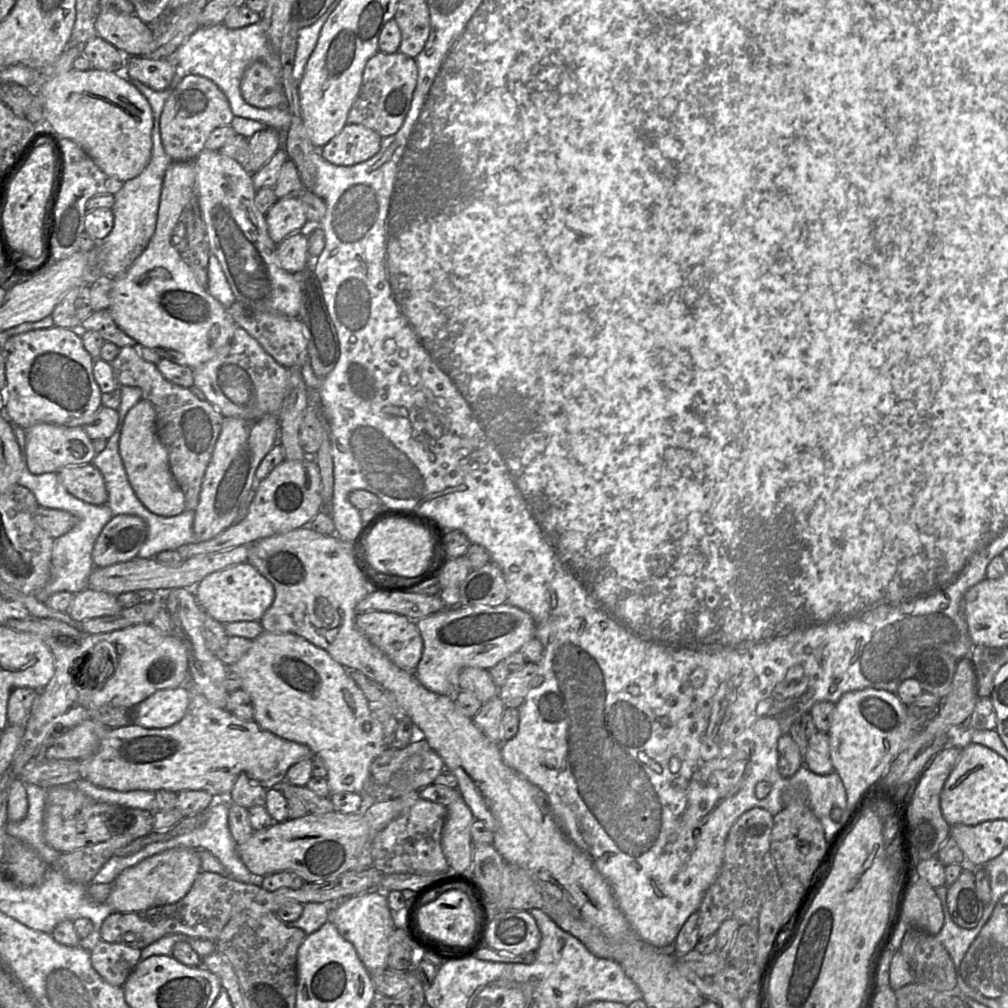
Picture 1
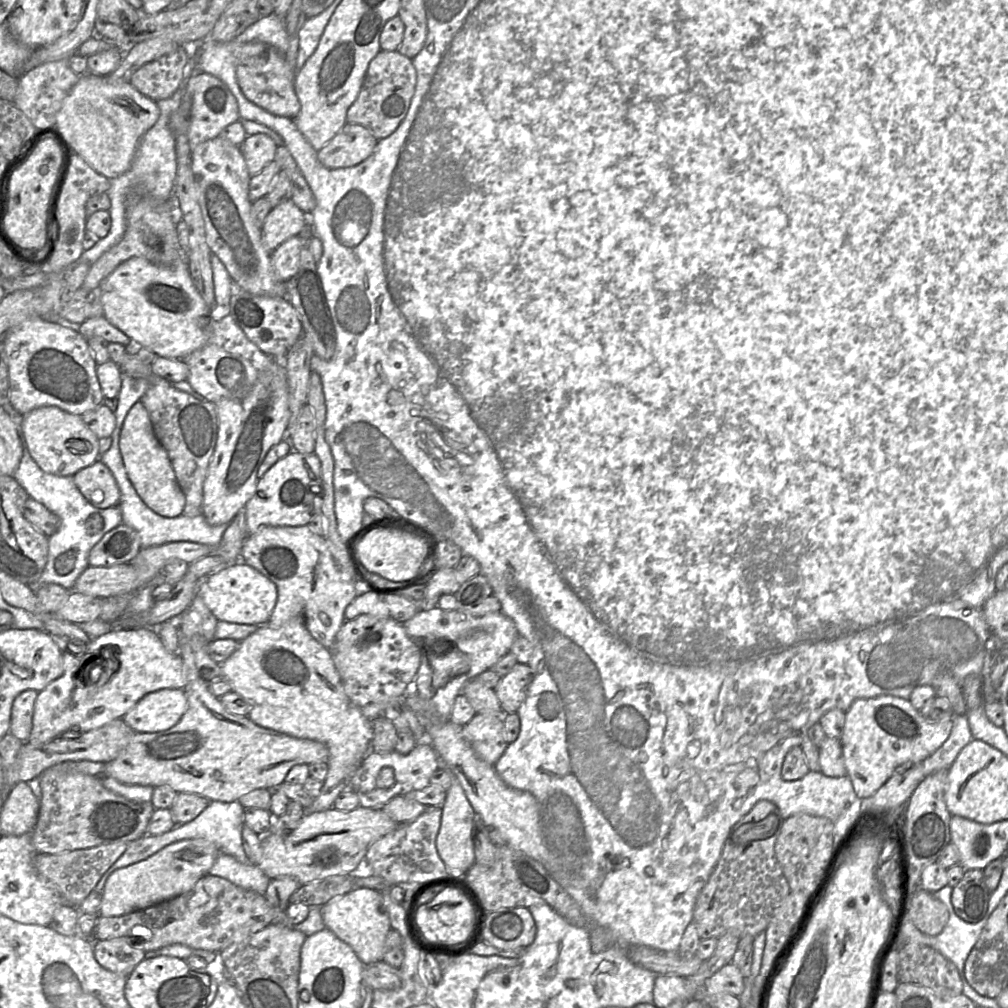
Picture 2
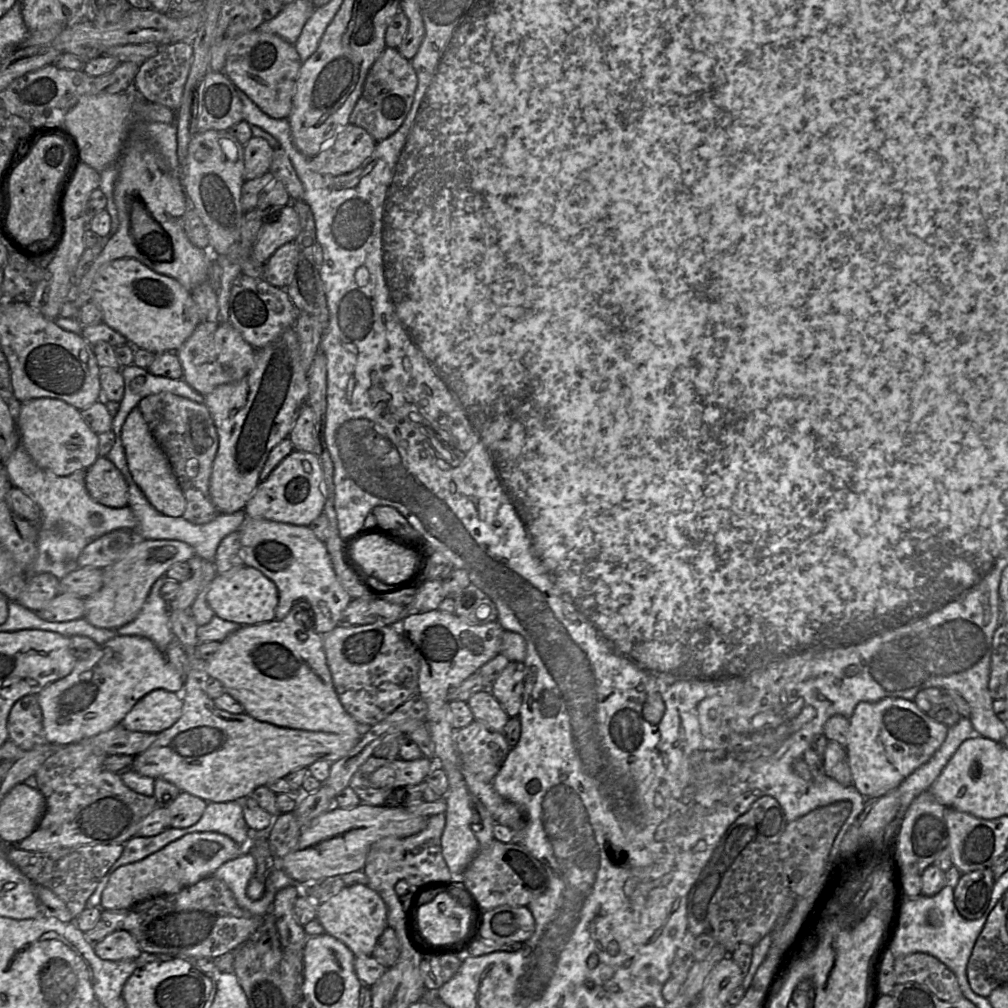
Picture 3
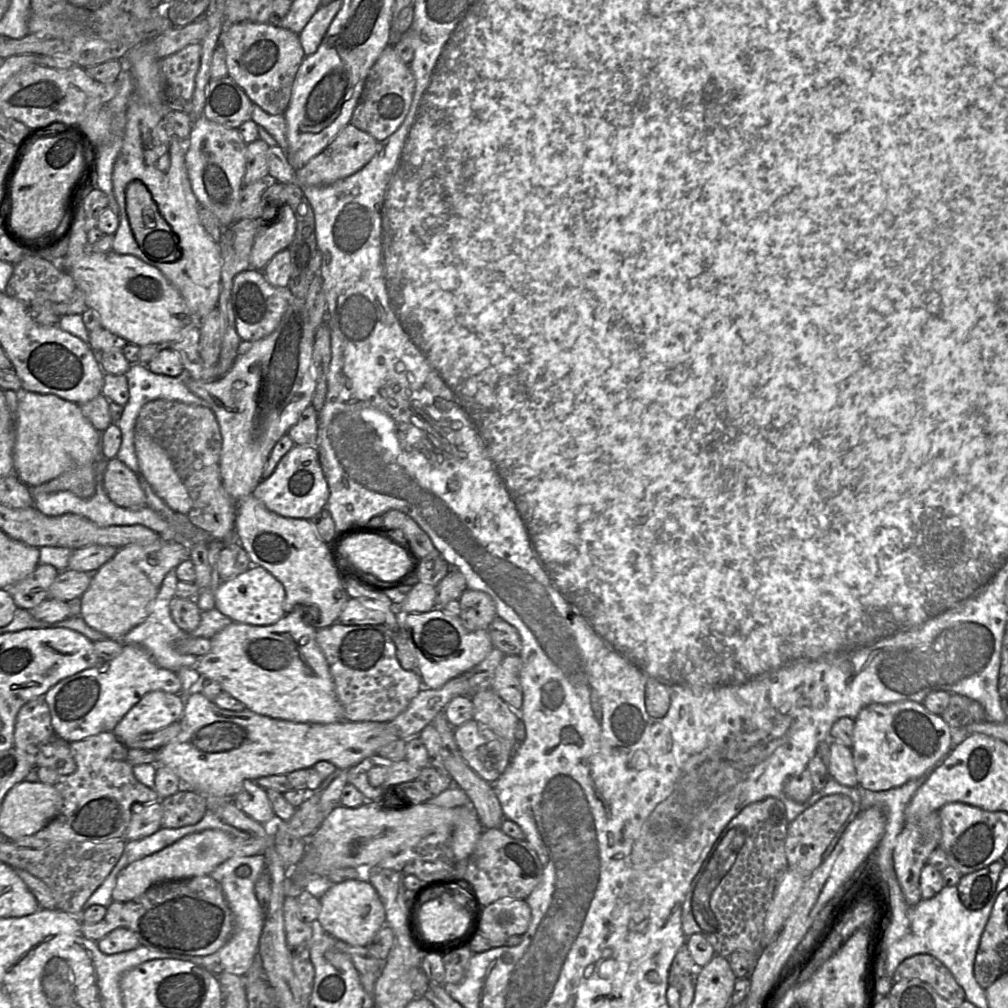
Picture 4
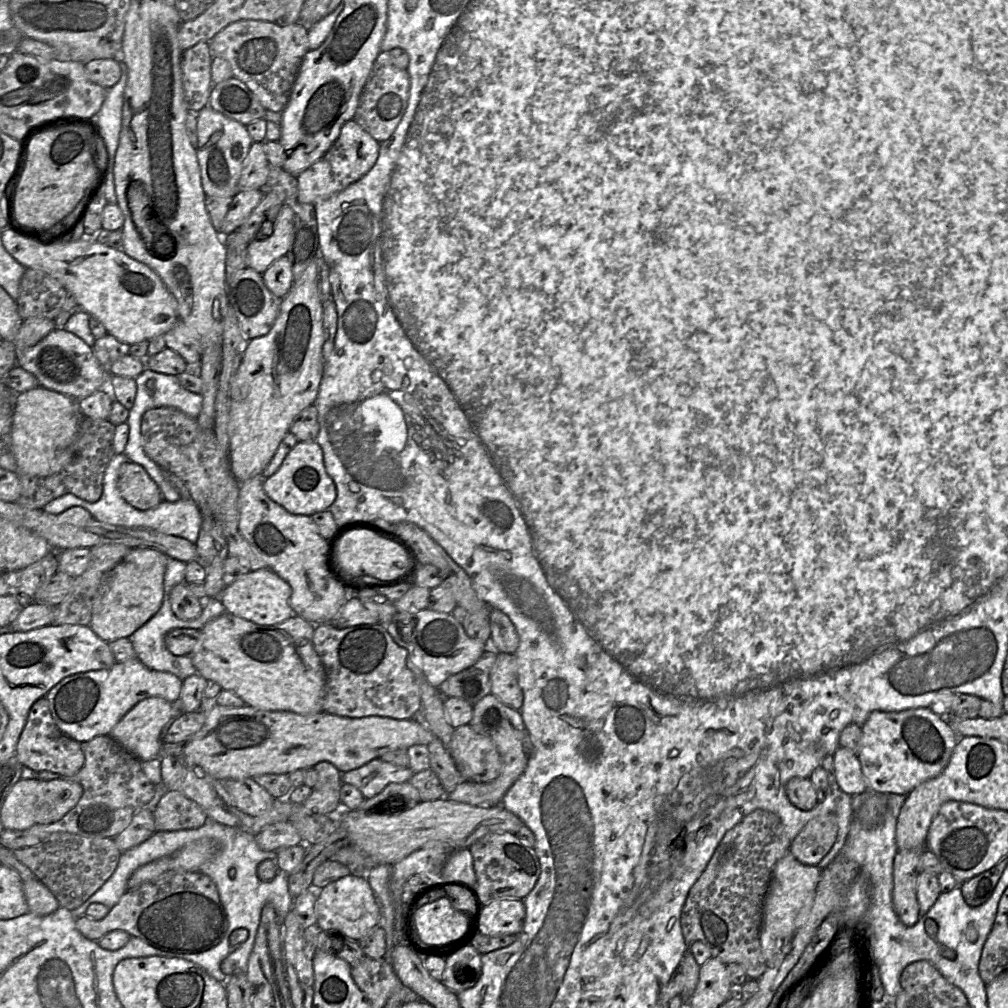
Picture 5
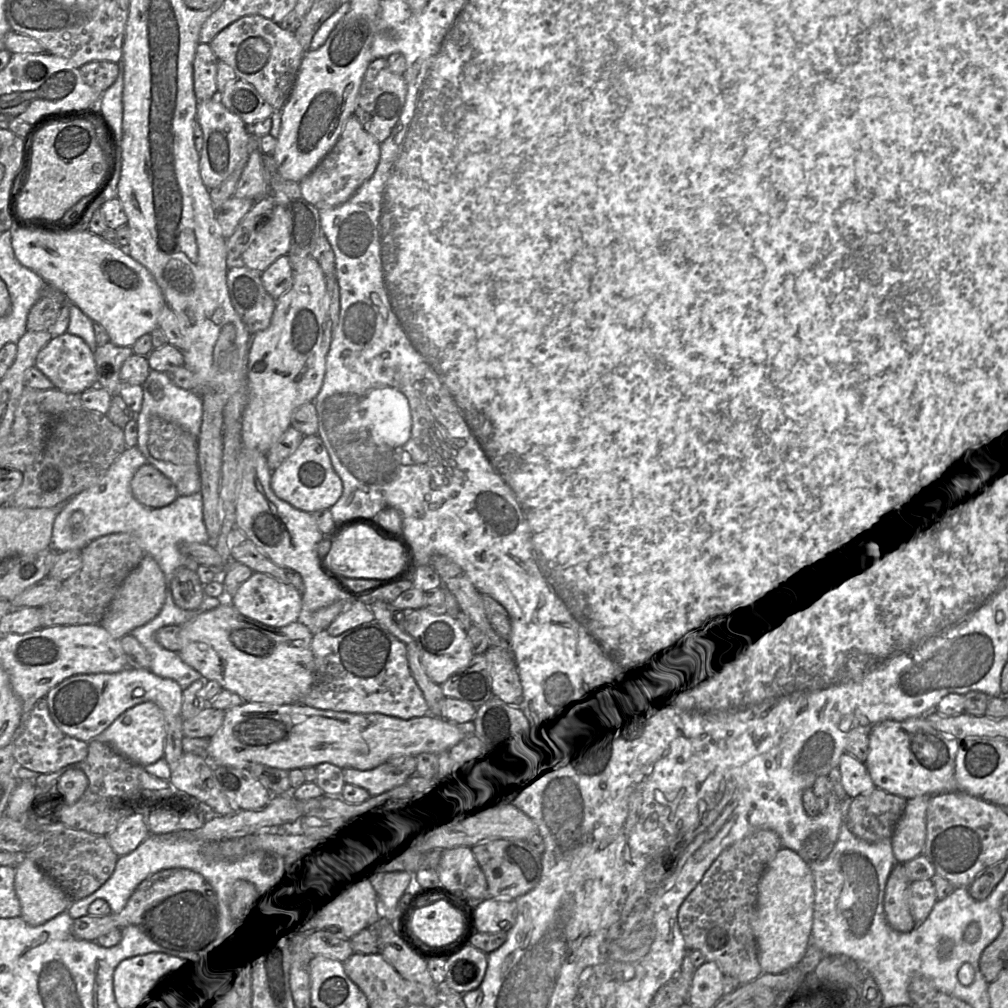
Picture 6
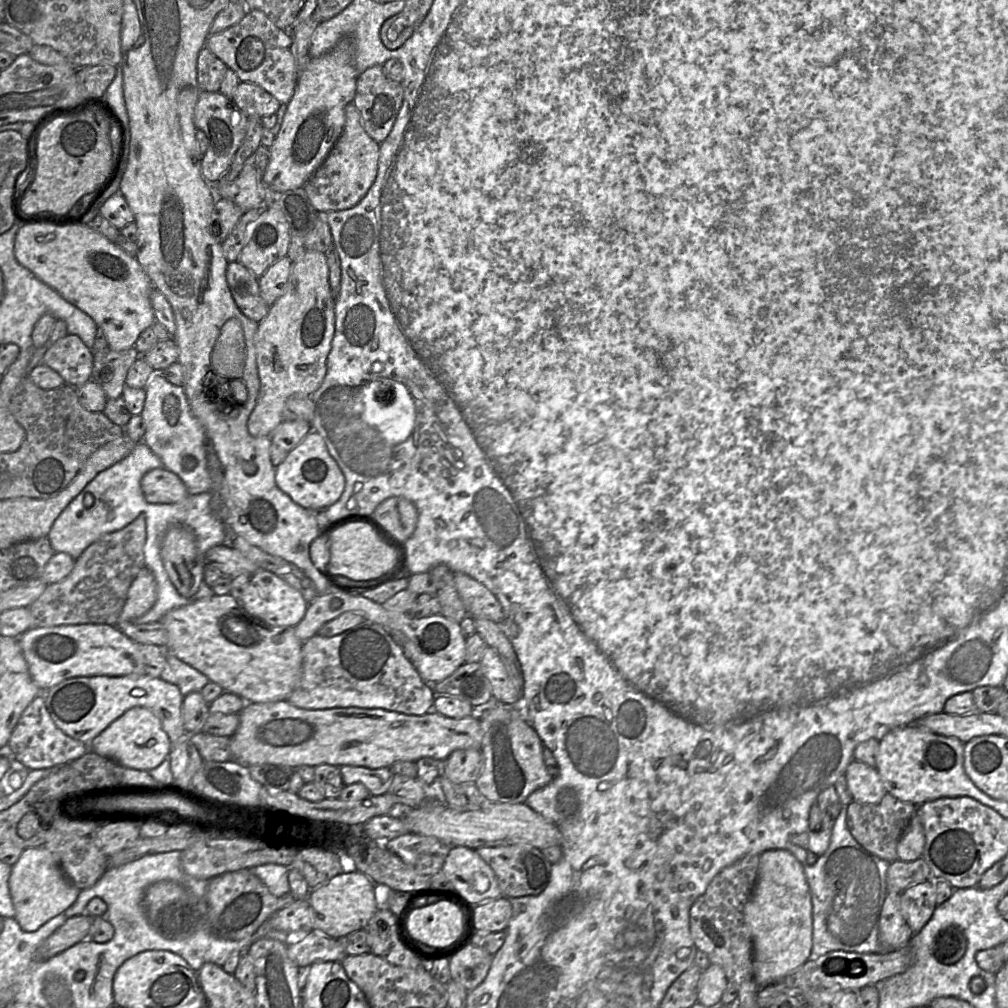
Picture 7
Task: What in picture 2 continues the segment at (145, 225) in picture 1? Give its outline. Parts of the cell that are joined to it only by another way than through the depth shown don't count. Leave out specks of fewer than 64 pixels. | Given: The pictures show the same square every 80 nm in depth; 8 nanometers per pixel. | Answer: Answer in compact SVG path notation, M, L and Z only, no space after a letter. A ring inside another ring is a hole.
M181 82L179 88L171 97L155 101L160 110L158 120L141 138L130 169L123 175L110 179L111 185L105 192L111 201L109 212L112 224L110 231L91 249L85 250L79 258L79 262L92 265L106 251L121 241L126 230L126 201L131 192L135 191L139 194L149 195L159 201L168 201L172 197L177 174L177 157L176 138L169 128L169 118L179 108L181 99L186 93L186 86L187 84Z

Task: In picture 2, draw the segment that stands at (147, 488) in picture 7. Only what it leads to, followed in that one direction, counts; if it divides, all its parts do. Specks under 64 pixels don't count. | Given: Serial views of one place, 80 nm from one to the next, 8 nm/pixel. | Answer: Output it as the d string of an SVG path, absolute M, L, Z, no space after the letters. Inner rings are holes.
M99 459L74 474L73 481L94 507L105 509L118 506L120 491L116 480L109 468Z

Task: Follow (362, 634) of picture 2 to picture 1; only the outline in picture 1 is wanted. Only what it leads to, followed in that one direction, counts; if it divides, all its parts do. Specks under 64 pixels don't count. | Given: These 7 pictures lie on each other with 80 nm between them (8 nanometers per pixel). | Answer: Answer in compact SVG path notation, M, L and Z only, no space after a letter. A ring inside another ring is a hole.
M370 611L357 615L355 623L396 666L415 673L423 653L416 621L396 613Z

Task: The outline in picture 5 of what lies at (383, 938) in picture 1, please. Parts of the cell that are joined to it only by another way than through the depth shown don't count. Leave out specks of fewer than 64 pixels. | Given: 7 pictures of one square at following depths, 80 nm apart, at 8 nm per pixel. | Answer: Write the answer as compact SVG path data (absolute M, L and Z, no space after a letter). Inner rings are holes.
M349 874L316 891L316 925L330 935L359 941L380 925L380 908L365 874Z

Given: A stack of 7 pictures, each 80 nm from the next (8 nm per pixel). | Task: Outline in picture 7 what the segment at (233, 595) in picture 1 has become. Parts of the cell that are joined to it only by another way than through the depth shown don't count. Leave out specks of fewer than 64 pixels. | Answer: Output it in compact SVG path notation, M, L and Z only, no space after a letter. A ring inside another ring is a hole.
M259 570L250 577L240 604L250 615L271 626L280 627L295 627L303 619L308 607L308 603L298 590L266 570Z

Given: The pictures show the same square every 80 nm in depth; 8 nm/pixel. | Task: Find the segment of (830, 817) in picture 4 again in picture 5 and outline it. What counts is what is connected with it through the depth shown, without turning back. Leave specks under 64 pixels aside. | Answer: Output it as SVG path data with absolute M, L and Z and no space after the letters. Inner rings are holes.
M834 812L812 818L791 841L789 852L801 863L817 866L831 850L838 833L838 817Z

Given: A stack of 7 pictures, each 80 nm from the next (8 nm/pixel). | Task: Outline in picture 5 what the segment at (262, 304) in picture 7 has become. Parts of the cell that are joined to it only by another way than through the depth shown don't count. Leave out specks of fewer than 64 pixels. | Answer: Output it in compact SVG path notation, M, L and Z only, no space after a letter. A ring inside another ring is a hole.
M249 267L235 276L228 287L228 297L239 328L247 340L270 331L282 300L265 286L262 274Z

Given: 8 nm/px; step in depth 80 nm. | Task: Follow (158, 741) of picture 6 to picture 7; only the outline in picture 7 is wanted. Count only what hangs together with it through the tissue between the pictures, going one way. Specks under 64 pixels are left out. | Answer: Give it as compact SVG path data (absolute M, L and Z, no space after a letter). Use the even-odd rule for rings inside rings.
M139 706L124 712L89 744L89 749L102 757L112 759L124 767L145 771L158 767L168 758L171 748L172 744L158 717Z

